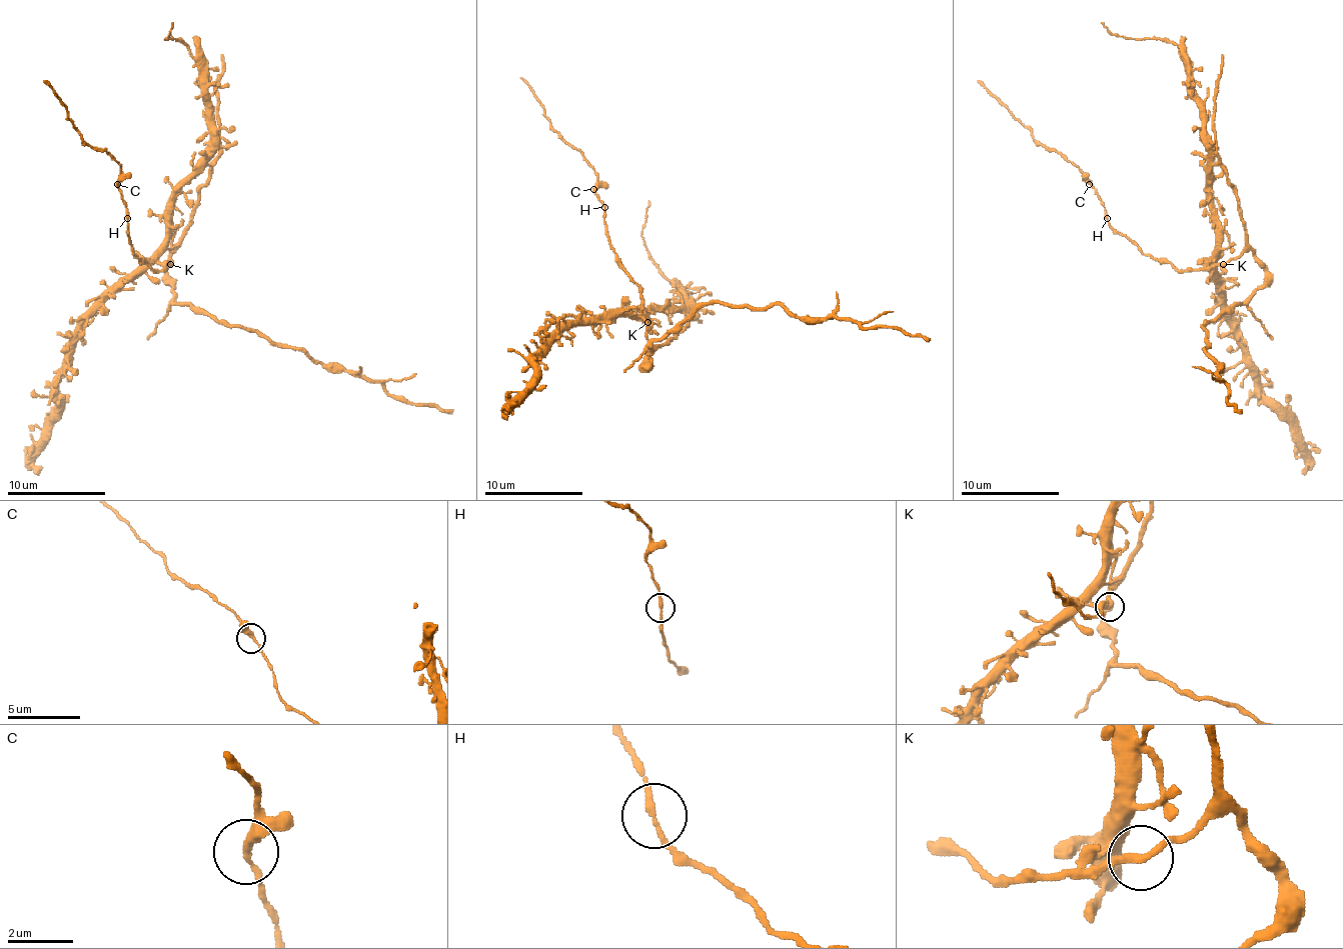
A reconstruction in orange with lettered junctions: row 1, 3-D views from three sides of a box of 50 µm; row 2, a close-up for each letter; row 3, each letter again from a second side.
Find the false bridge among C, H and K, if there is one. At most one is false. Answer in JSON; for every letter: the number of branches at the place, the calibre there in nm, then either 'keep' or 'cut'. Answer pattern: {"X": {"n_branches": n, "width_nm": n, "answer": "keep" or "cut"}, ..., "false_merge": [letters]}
{"C": {"n_branches": 2, "width_nm": 320, "answer": "keep"}, "H": {"n_branches": 2, "width_nm": 170, "answer": "keep"}, "K": {"n_branches": 2, "width_nm": 240, "answer": "cut"}, "false_merge": ["K"]}

